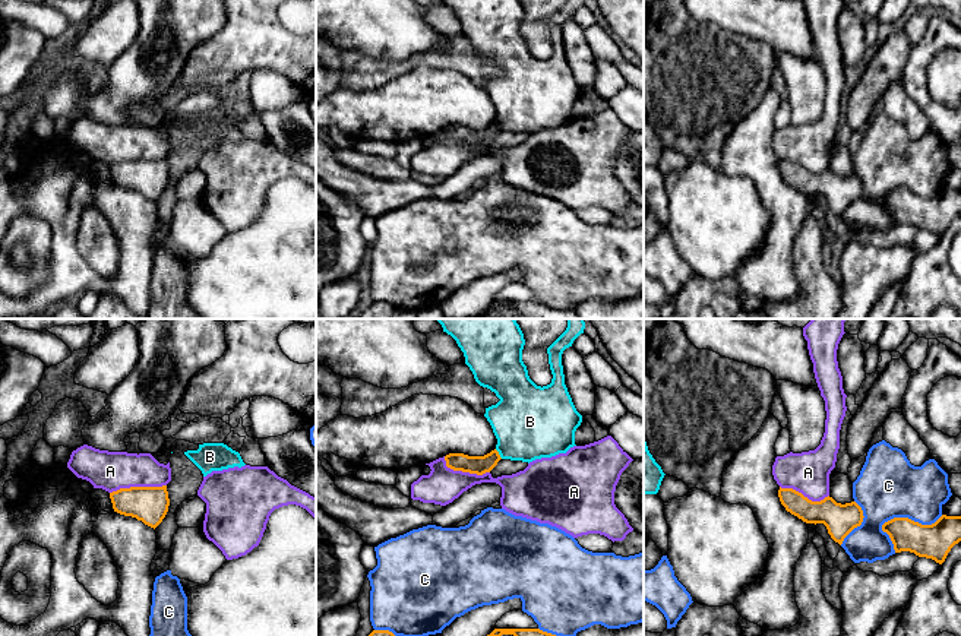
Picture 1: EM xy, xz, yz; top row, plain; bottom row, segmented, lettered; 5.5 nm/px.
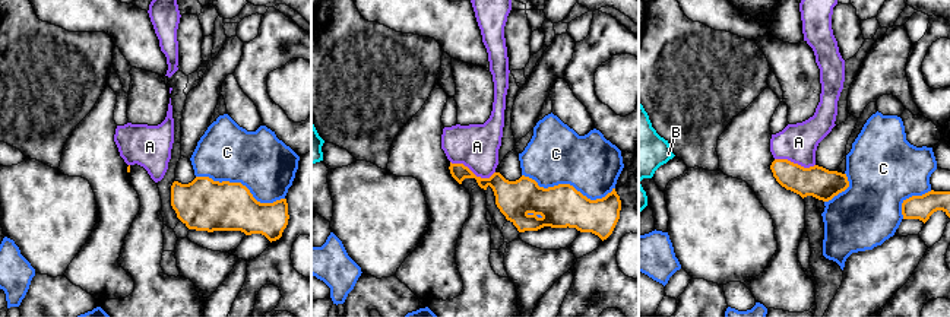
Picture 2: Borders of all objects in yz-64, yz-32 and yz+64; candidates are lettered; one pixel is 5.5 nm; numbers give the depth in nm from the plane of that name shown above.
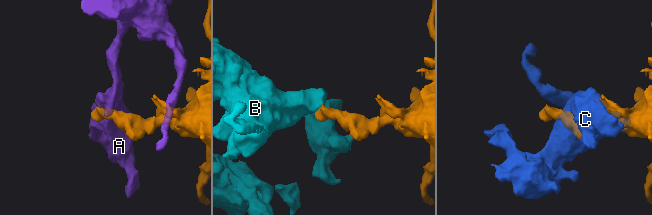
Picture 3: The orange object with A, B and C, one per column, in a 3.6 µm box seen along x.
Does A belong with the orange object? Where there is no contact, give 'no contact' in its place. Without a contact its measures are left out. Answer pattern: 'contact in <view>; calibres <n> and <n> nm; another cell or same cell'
contact in xy; calibres 200 and 220 nm; another cell

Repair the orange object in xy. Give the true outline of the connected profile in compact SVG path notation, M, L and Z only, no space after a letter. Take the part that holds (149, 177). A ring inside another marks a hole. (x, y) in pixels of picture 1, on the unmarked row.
M167 158L130 159L110 165L114 184L136 190L151 200L157 200L170 178Z

